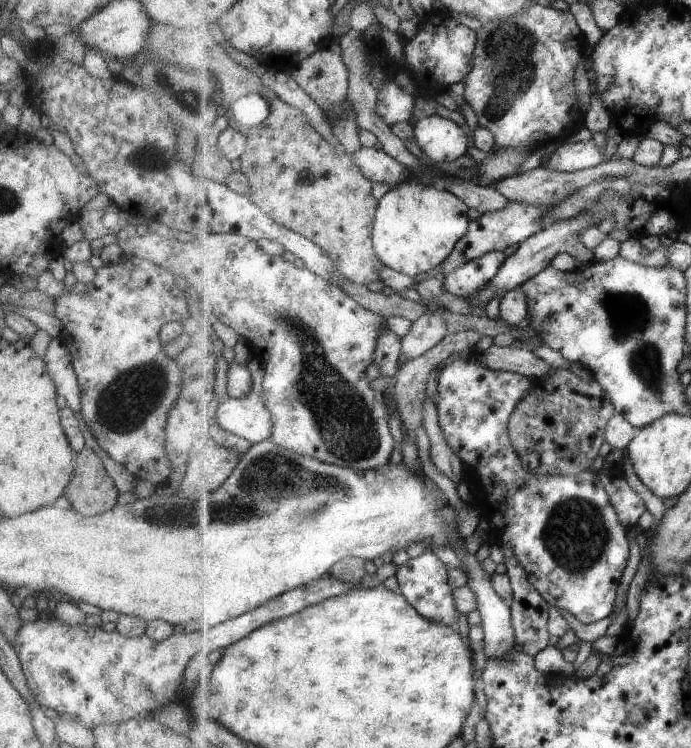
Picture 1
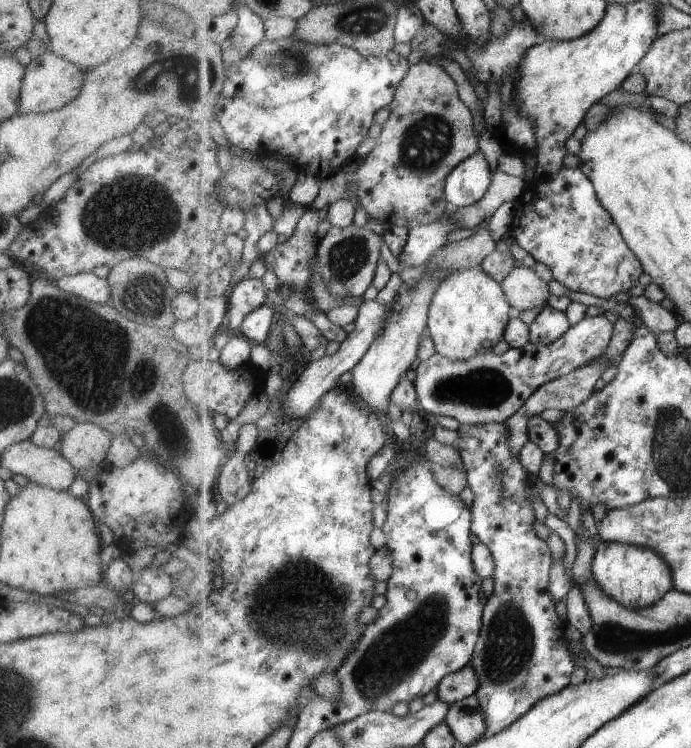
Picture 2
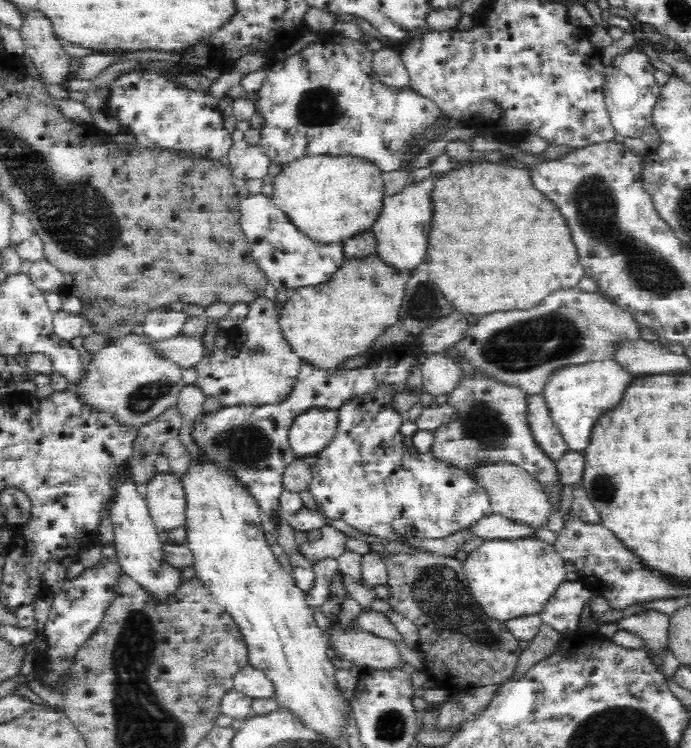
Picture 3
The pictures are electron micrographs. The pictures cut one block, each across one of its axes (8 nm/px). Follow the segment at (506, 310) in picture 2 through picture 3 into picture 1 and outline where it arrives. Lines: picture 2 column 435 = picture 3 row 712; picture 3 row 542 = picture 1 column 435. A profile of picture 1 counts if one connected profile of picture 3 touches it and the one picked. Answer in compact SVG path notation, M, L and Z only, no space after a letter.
M407 180L383 196L374 221L374 248L385 267L407 276L429 272L446 262L470 230L470 207L458 195L423 182Z

